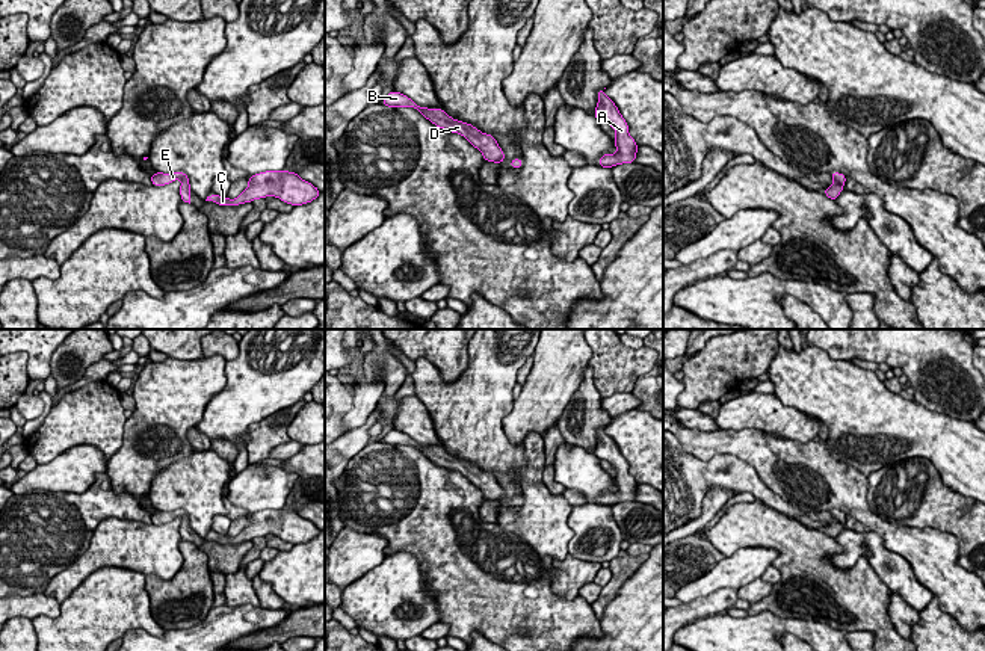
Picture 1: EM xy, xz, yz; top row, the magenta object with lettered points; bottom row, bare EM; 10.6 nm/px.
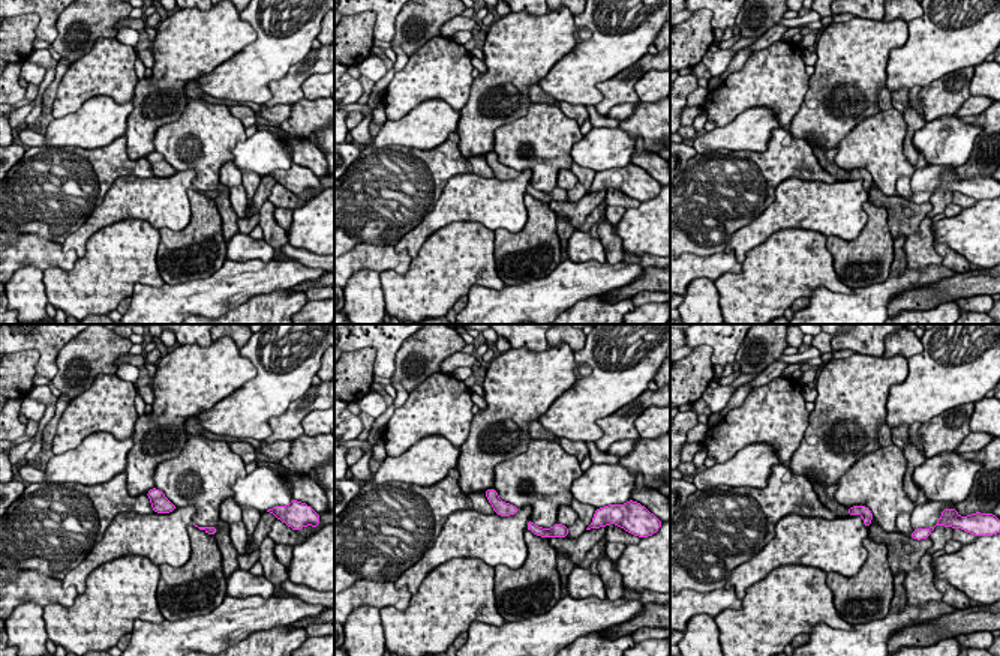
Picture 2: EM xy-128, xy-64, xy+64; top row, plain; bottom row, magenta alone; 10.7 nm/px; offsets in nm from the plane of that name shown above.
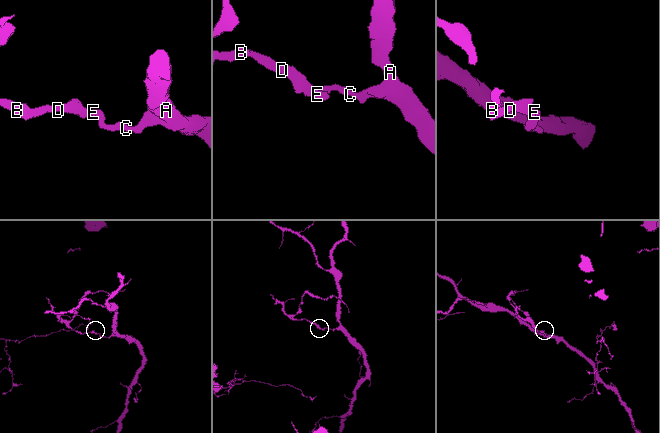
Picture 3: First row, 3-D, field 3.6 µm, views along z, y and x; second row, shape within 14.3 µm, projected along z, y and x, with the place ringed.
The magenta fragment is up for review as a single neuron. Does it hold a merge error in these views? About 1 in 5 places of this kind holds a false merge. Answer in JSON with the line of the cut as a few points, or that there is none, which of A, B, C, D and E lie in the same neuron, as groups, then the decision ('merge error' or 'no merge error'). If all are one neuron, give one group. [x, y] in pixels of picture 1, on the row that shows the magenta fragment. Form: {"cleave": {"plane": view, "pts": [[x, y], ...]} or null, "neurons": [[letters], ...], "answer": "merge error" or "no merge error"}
{"cleave": null, "neurons": [["A", "B", "C", "D", "E"]], "answer": "no merge error"}

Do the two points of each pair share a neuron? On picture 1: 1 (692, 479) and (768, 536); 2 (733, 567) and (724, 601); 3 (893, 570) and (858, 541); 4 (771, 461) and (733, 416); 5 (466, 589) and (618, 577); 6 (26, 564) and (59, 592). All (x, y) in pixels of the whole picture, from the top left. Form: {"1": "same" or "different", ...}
{"1": "different", "2": "different", "3": "same", "4": "different", "5": "different", "6": "different"}

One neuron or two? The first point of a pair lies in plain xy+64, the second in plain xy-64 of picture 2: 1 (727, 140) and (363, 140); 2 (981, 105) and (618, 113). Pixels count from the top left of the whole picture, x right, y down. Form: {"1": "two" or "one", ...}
{"1": "two", "2": "one"}

